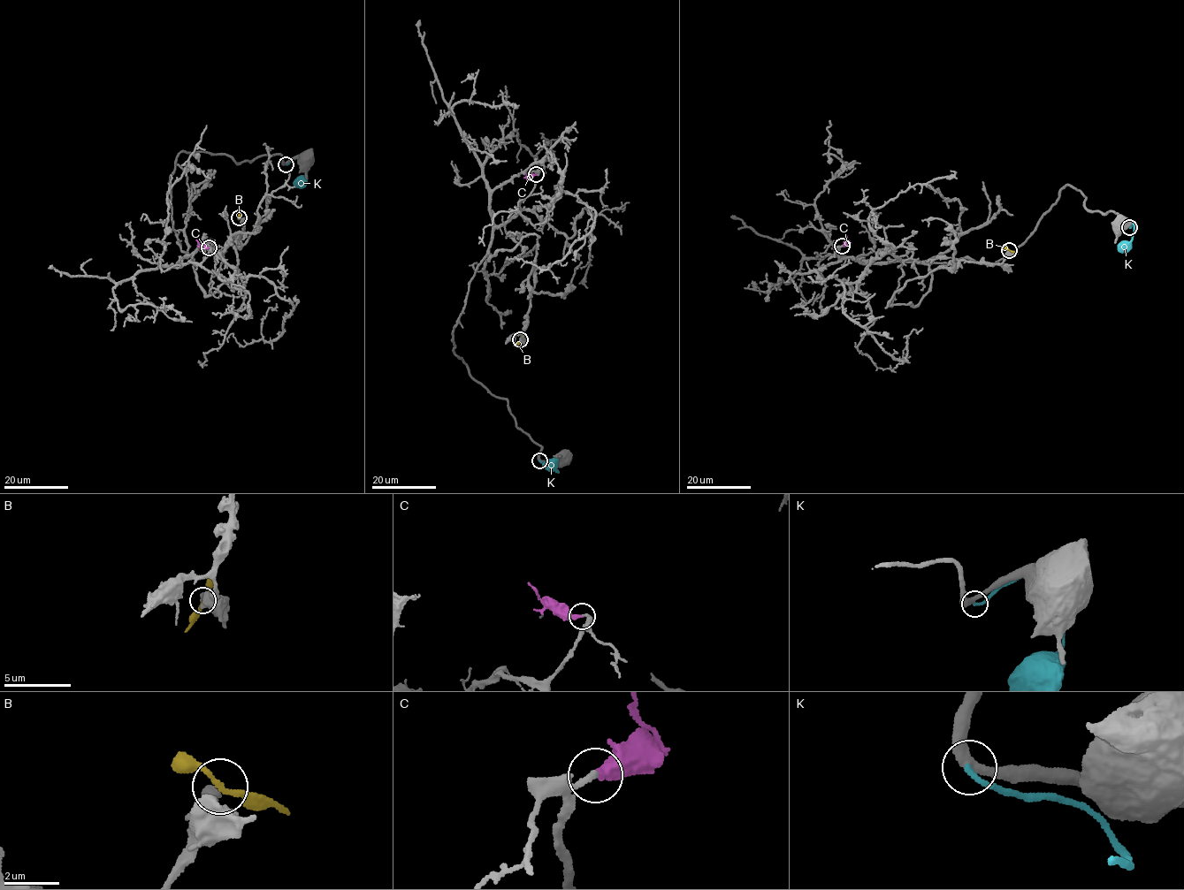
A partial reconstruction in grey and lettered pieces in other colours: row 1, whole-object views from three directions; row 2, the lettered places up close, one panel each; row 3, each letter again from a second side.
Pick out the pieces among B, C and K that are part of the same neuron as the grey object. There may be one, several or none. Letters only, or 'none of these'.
C

